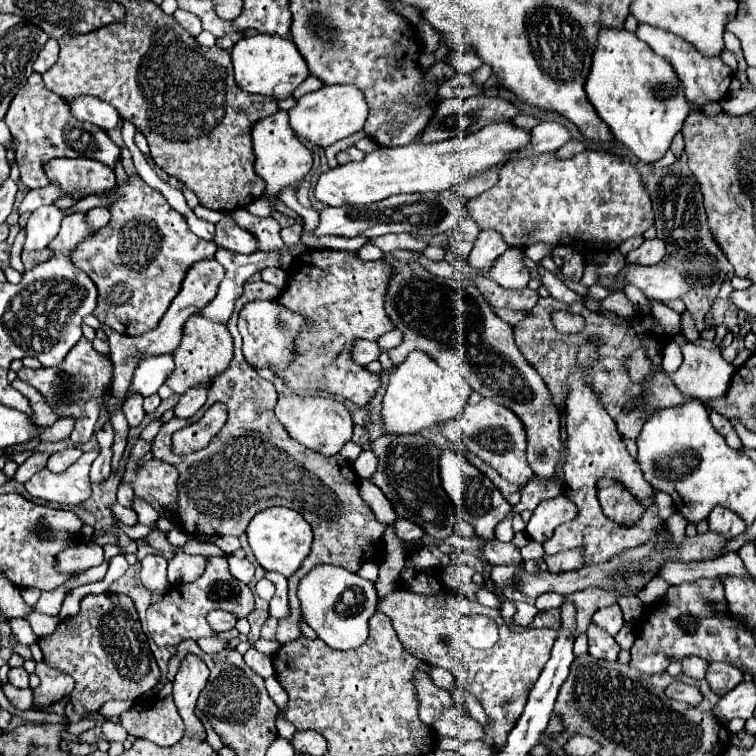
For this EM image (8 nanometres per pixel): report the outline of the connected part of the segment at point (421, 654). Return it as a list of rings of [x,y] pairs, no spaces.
[[[393,590],[385,598],[379,598],[377,610],[389,616],[403,648],[411,656],[427,664],[445,668],[455,676],[459,689],[471,692],[481,702],[481,706],[489,716],[489,726],[485,728],[487,734],[485,742],[491,748],[499,748],[507,740],[507,734],[513,728],[513,724],[519,720],[529,690],[533,688],[545,662],[551,656],[557,632],[549,628],[541,630],[525,628],[513,632],[507,626],[503,626],[499,610],[484,607],[463,596],[457,599],[458,595],[447,590],[441,590],[435,596],[421,596],[407,590]]]

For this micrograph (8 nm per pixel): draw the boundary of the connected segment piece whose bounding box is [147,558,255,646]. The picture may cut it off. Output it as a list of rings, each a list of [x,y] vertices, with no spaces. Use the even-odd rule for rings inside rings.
[[[207,558],[207,566],[203,570],[203,574],[195,580],[195,582],[185,582],[185,584],[177,584],[173,586],[165,596],[163,600],[155,602],[149,606],[147,610],[147,628],[149,628],[149,634],[151,638],[155,640],[157,646],[177,646],[181,640],[199,640],[203,637],[213,637],[210,626],[207,622],[207,612],[211,610],[227,610],[227,612],[233,612],[237,618],[249,618],[255,610],[255,594],[251,592],[251,588],[247,584],[243,584],[241,580],[237,580],[229,568],[227,568],[227,560],[225,558]]]

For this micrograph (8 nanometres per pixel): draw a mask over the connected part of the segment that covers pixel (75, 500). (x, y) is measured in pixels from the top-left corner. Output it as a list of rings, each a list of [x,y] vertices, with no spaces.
[[[97,450],[85,452],[73,466],[69,466],[65,472],[55,474],[51,470],[37,472],[29,482],[25,482],[25,488],[31,496],[59,502],[59,504],[81,504],[87,498],[91,498],[91,464],[97,458]]]

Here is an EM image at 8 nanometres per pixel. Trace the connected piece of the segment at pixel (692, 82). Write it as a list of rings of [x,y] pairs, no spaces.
[[[639,24],[635,34],[643,42],[647,42],[655,54],[667,58],[673,64],[679,80],[685,86],[685,96],[687,96],[687,100],[691,100],[693,106],[703,106],[705,102],[719,102],[729,92],[733,70],[727,64],[723,64],[723,60],[719,56],[703,56],[699,50],[695,50],[695,46],[687,44],[687,40],[683,40],[675,34],[669,34],[661,28],[649,26],[649,24]]]

